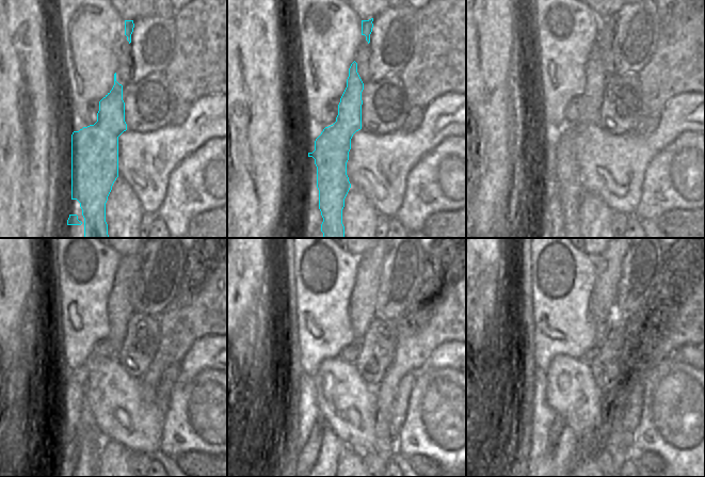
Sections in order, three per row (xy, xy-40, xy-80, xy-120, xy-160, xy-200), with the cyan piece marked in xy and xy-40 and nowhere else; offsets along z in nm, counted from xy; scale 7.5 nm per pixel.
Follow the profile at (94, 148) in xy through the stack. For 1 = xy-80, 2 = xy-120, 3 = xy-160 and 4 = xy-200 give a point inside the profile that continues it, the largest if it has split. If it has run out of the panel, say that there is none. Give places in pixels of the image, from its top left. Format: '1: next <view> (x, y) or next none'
1: next xy-80 (570, 189)
2: next xy-120 (121, 301)
3: next xy-160 (363, 299)
4: next xy-200 (602, 306)

